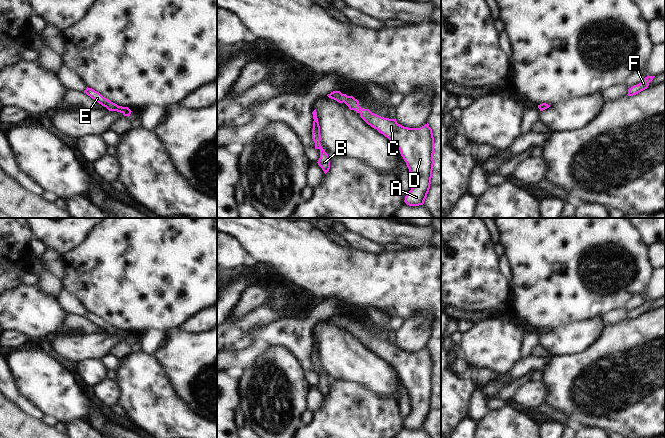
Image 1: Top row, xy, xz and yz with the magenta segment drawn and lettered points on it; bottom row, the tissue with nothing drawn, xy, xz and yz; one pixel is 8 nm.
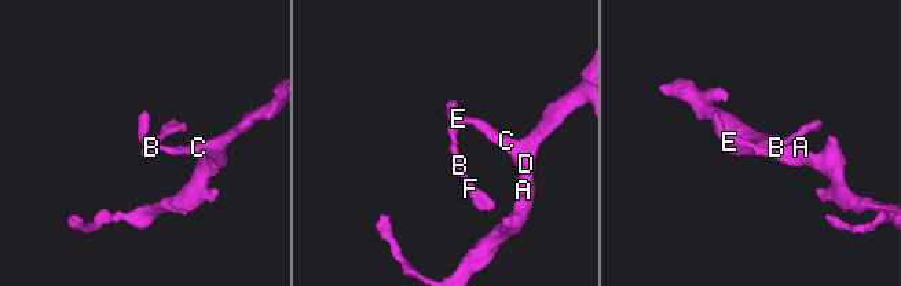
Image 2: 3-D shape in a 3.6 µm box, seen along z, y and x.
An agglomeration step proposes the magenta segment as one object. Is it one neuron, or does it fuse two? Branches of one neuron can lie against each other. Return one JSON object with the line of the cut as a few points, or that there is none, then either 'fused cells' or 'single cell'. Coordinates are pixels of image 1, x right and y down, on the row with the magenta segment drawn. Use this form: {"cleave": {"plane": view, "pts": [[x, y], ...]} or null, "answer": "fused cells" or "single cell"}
{"cleave": null, "answer": "single cell"}

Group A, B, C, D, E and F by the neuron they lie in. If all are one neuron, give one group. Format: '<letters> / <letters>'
A B C D E F

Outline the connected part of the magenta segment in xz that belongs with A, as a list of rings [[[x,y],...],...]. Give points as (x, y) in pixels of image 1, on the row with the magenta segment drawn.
[[[333,91],[327,96],[355,110],[368,125],[377,129],[400,150],[412,178],[412,188],[404,202],[409,206],[423,205],[430,189],[434,165],[434,137],[429,124],[420,128],[404,127],[396,119],[384,118],[369,109],[362,109],[353,96],[340,91]]]

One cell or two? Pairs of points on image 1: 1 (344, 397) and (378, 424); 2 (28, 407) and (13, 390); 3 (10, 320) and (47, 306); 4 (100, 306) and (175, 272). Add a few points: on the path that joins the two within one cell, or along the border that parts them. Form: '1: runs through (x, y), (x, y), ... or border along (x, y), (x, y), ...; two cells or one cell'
1: runs through (352, 405), (370, 423); one cell
2: runs through (24, 403), (15, 394); one cell
3: runs through (19, 311), (38, 310); one cell
4: runs through (119, 287), (134, 272), (156, 272); one cell

